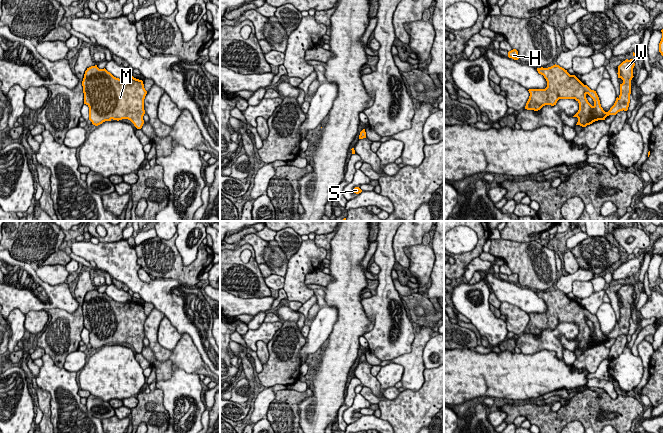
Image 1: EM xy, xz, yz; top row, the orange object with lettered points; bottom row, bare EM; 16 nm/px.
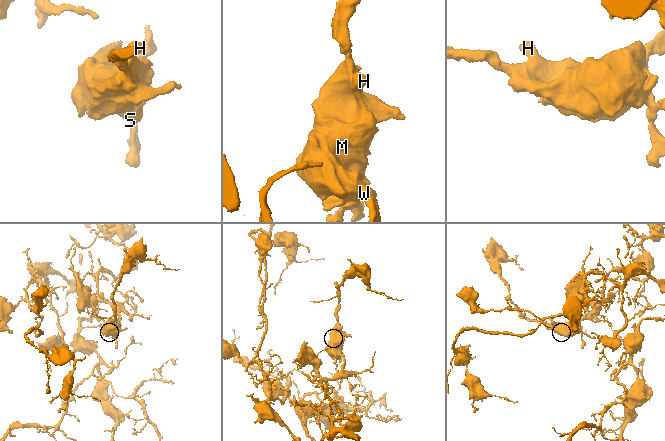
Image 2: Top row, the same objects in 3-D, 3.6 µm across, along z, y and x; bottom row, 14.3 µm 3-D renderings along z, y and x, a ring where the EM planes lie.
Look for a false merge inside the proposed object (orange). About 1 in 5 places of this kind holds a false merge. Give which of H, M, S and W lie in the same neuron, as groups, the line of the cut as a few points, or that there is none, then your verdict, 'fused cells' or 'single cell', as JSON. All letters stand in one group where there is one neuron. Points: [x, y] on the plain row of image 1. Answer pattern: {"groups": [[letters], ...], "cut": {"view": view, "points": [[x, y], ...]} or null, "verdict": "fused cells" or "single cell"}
{"groups": [["H", "M", "S", "W"]], "cut": null, "verdict": "single cell"}

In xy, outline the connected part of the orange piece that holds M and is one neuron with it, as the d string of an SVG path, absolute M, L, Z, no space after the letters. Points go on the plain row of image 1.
M97 289L87 292L82 305L84 328L89 331L89 344L98 350L105 345L130 344L137 353L141 353L145 338L144 323L147 315L142 304L133 300L130 303L119 303L114 301L105 292L99 293Z

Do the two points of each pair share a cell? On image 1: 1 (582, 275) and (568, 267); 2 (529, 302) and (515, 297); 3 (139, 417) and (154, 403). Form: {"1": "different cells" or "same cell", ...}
{"1": "different cells", "2": "same cell", "3": "same cell"}

